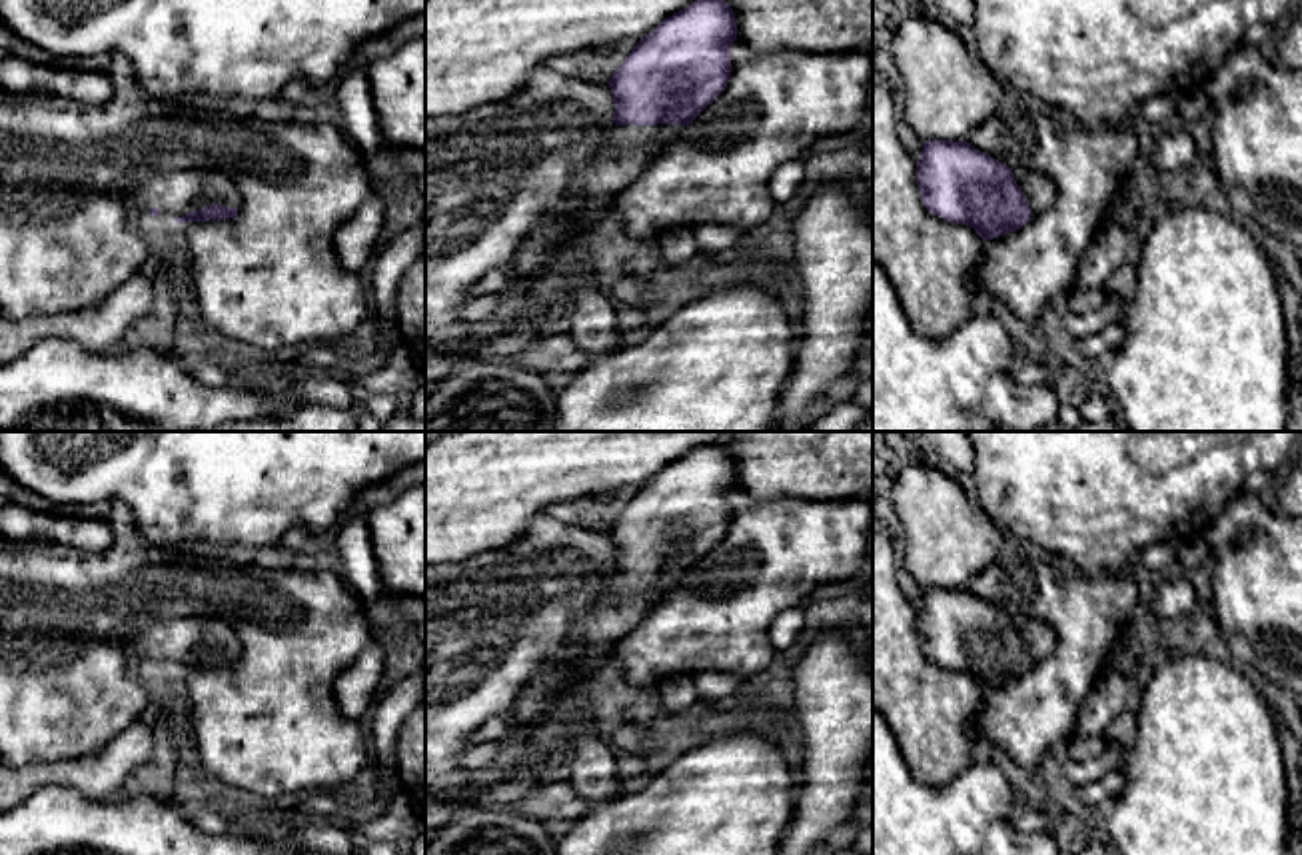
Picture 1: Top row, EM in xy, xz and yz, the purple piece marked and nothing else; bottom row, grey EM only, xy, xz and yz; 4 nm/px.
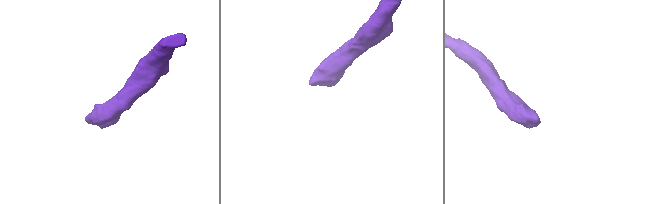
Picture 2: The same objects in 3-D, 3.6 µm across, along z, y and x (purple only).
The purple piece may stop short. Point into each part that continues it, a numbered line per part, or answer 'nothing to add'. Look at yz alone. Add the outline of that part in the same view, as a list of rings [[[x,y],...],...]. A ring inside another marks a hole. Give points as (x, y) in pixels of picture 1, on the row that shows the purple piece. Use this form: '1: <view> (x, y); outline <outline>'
1: yz (1039, 190); outline [[[1014,168],[1012,174],[1032,216],[1042,214],[1052,206],[1056,188],[1048,176],[1026,168]]]

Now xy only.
1: xy (174, 194); outline [[[188,168],[158,174],[124,196],[124,208],[134,220],[150,218],[152,208],[158,208],[162,218],[172,220],[212,204],[240,206],[238,188],[222,170]]]

